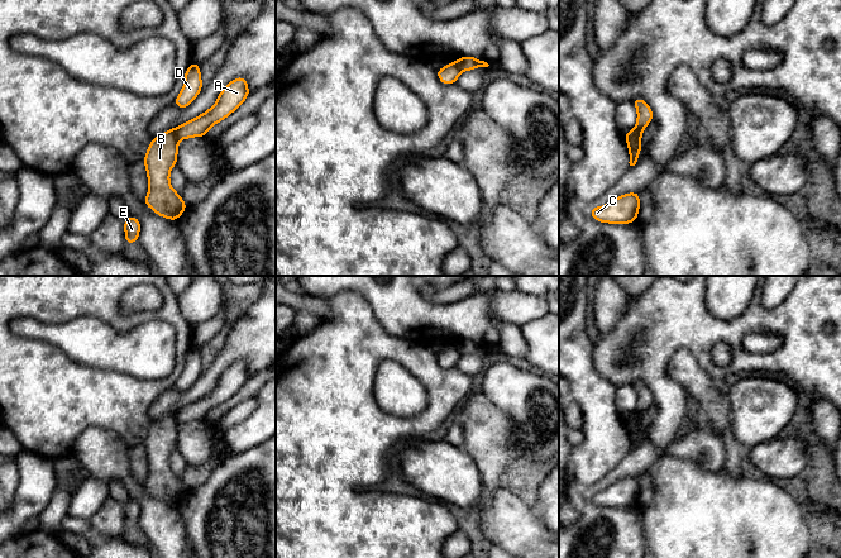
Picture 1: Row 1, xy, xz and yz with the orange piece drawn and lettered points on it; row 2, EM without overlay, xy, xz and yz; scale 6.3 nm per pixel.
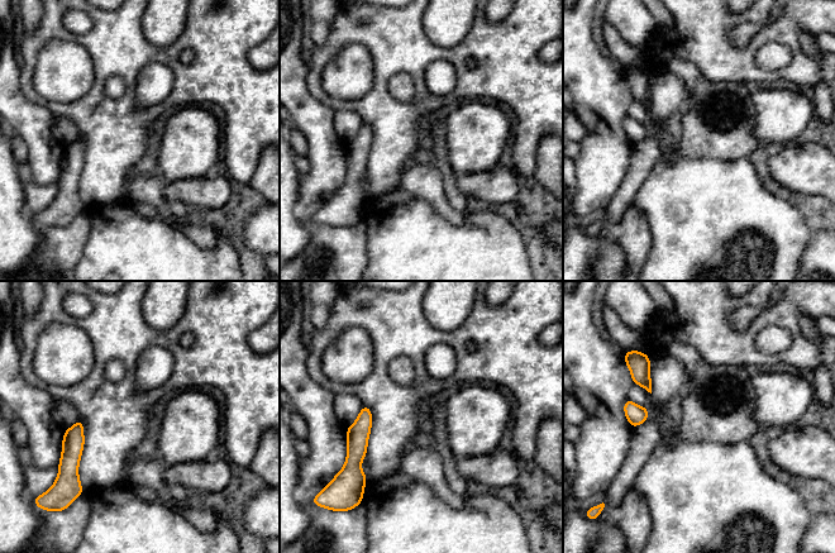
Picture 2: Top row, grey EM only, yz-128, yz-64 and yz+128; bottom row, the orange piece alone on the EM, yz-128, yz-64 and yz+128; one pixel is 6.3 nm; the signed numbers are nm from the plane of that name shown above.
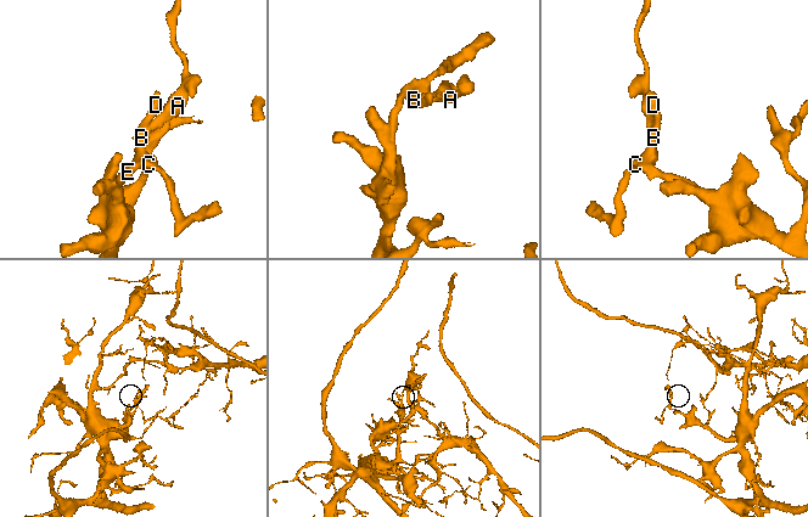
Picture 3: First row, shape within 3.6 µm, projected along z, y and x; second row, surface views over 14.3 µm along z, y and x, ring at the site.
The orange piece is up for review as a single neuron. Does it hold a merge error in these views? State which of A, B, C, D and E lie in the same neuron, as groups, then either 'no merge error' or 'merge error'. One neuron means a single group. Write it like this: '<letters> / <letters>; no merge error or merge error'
A / B C D E; merge error

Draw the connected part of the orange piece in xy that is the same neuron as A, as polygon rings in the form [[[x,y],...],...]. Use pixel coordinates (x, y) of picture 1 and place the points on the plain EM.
[[[234,362],[220,375],[216,387],[212,391],[197,401],[178,409],[176,412],[177,423],[206,420],[207,414],[236,394],[249,377],[247,362]]]

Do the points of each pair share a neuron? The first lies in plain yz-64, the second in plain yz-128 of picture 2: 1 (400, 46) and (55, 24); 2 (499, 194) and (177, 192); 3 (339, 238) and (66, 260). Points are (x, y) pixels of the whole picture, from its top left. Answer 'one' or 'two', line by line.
1: one
2: one
3: one

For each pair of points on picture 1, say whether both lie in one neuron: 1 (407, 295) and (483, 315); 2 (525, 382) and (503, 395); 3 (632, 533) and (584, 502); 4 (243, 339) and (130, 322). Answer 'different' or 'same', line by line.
1: same
2: same
3: same
4: different

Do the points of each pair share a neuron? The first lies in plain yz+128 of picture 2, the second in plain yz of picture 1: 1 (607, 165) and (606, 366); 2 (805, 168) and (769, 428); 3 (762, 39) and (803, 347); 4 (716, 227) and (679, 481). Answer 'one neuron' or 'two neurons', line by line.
1: two neurons
2: two neurons
3: one neuron
4: one neuron

